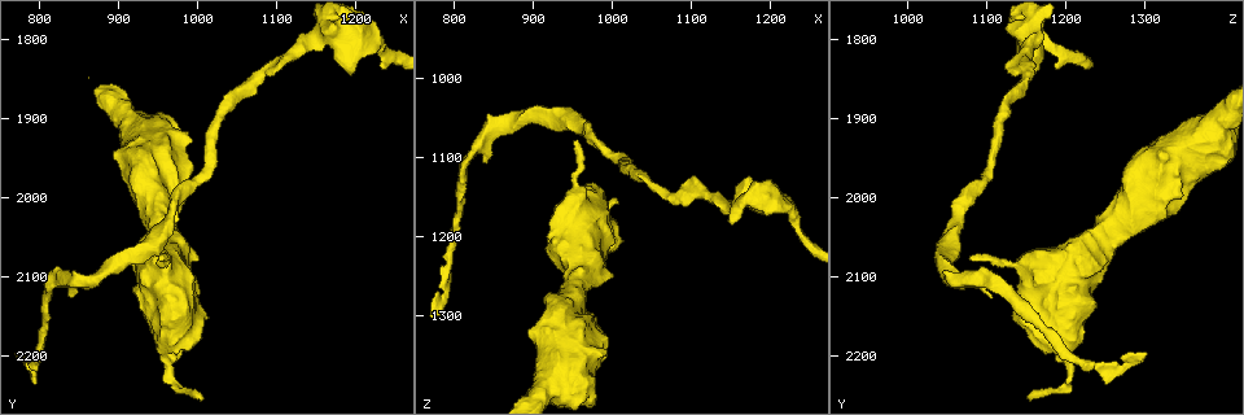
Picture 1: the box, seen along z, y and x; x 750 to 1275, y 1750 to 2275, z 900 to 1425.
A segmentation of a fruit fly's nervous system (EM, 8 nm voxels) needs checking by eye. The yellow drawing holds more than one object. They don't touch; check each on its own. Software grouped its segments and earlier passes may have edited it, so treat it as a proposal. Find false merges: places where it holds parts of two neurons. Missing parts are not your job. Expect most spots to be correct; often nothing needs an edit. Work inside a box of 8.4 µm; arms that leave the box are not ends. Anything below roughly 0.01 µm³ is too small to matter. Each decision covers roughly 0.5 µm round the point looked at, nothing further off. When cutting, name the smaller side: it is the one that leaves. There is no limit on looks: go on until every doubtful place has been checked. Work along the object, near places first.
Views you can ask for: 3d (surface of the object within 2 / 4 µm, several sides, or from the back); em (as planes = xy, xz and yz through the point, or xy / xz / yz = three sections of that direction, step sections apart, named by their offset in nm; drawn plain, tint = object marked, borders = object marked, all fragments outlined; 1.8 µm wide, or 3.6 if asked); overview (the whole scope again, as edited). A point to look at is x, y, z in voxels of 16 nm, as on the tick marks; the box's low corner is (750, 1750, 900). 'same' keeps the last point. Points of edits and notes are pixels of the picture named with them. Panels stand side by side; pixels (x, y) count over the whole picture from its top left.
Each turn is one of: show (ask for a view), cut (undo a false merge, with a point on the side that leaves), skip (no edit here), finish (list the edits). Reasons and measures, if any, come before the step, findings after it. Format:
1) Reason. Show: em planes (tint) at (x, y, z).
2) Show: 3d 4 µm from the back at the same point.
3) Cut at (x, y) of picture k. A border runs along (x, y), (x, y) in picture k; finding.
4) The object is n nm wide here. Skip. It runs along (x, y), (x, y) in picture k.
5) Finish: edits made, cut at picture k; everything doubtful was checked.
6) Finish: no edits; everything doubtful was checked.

Calibre changes. Show: em planes (borders) at (1200, 1795, 1155).

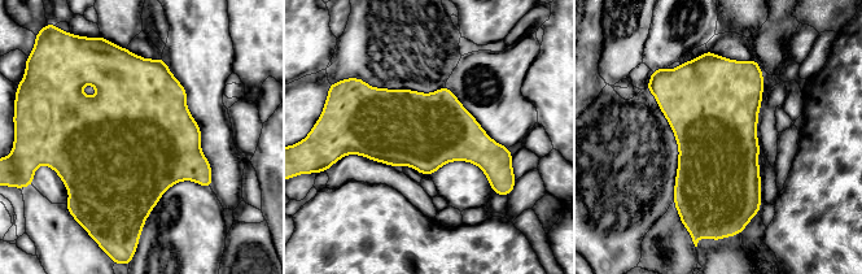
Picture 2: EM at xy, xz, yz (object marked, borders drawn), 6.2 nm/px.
Skip. One neuron here.

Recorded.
Show: 3d 2 µm at (1145, 1800, 1160).

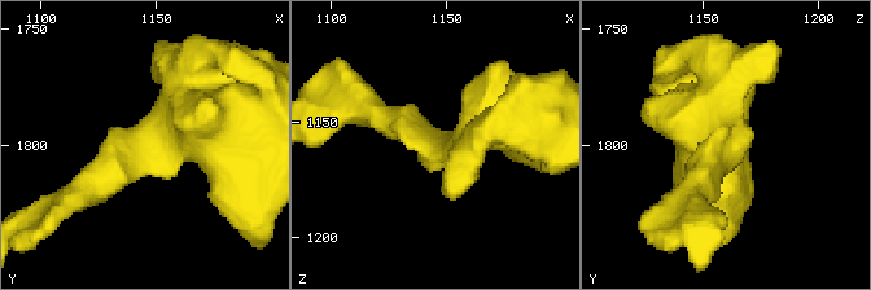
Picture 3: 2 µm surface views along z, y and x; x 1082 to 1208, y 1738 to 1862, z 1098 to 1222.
3 arms meet here; the arms are 220, 240, 480 nm wide; need the tissue. Show: em xz step 4 (tint) at (1146, 1799, 1163).

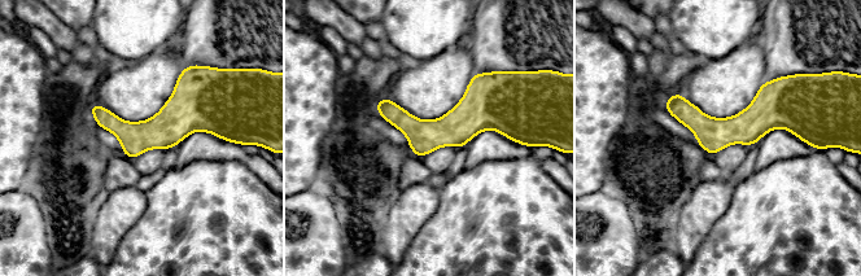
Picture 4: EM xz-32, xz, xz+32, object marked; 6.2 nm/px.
Show: em planes (tint) at the same point.

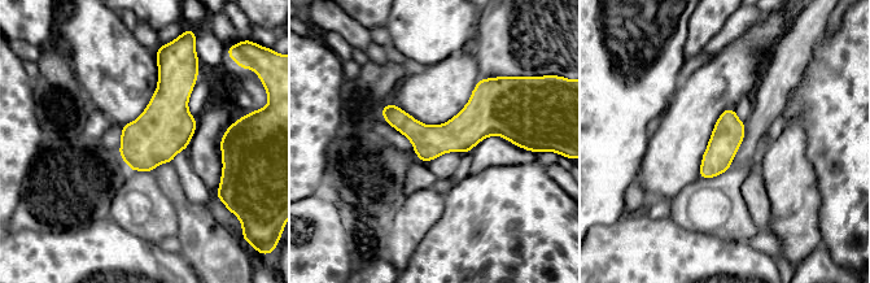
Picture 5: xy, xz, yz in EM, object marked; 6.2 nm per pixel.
Skip. It runs along (384, 112), (419, 134), (512, 135) in picture 5; continuous, no second neuron.

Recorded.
Sudden change in width. Show: 3d 4 µm at (965, 2205, 1205).

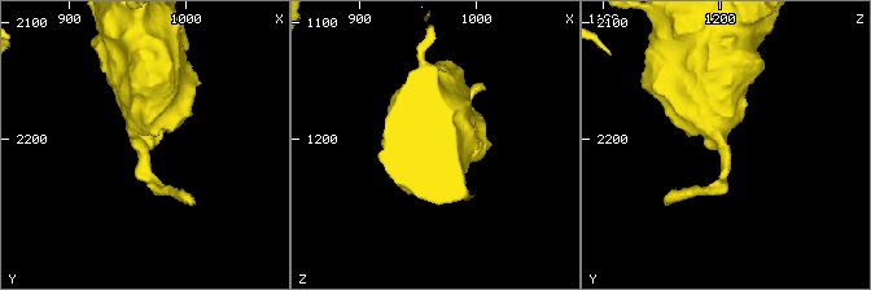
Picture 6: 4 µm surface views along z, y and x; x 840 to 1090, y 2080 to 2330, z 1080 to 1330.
Now the EM. Show: em 3.6 µm planes (tint) at (964, 2202, 1200).

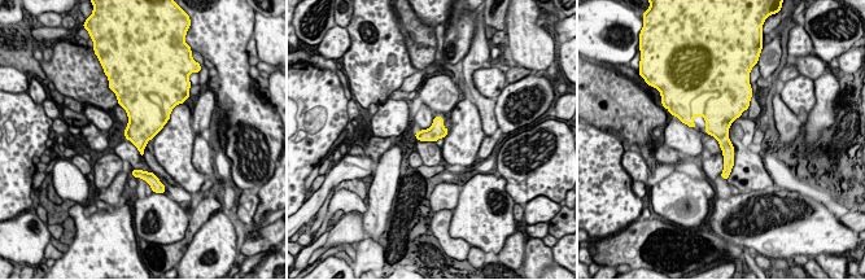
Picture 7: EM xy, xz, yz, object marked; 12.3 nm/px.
Skip. Continuous, no second neuron.

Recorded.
Finish: no edits; everything doubtful was checked.

